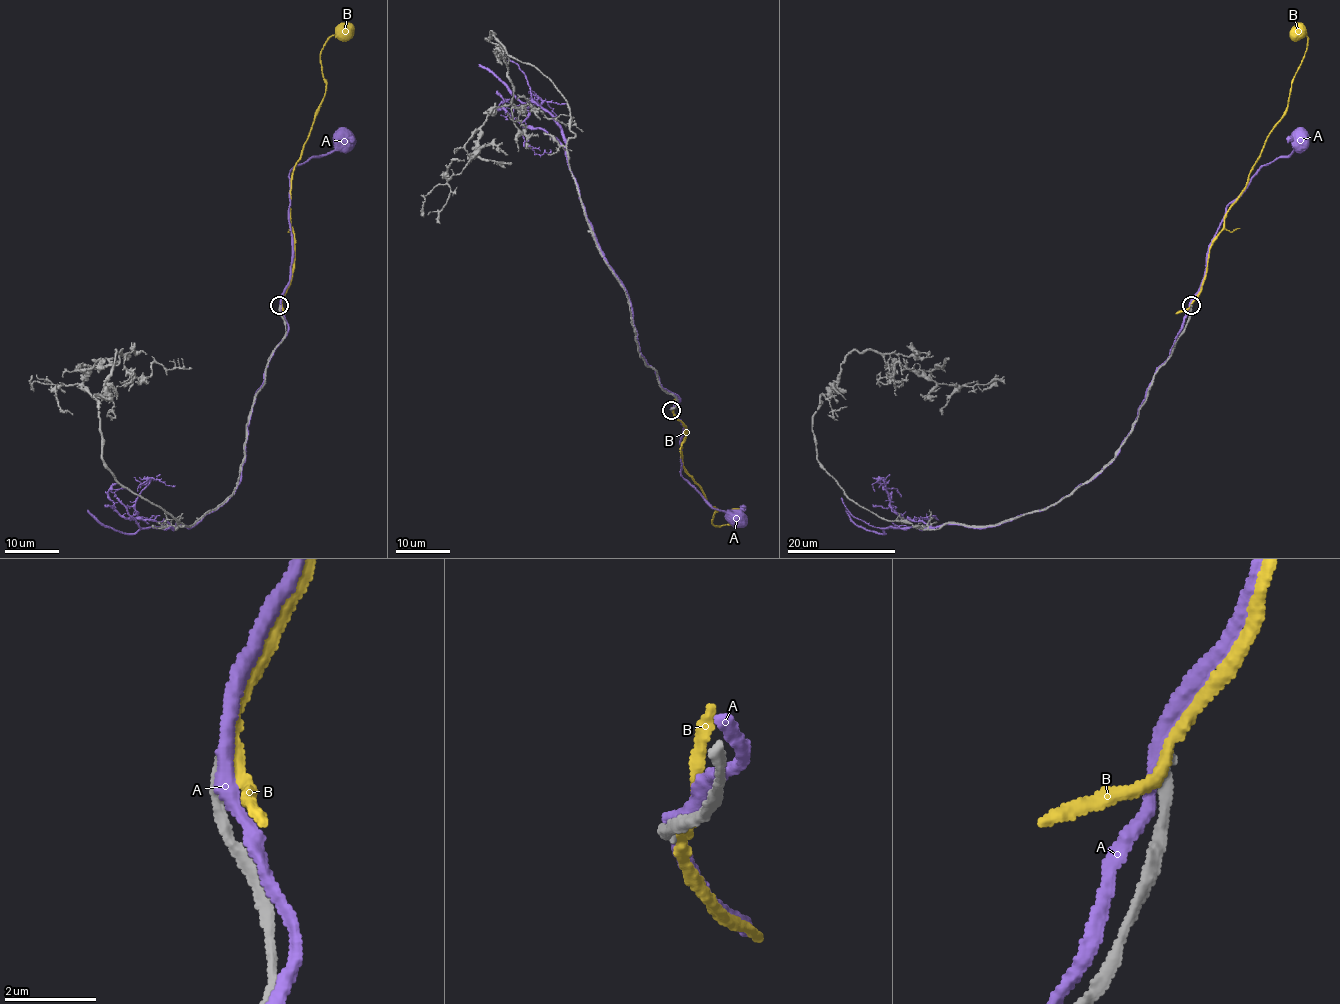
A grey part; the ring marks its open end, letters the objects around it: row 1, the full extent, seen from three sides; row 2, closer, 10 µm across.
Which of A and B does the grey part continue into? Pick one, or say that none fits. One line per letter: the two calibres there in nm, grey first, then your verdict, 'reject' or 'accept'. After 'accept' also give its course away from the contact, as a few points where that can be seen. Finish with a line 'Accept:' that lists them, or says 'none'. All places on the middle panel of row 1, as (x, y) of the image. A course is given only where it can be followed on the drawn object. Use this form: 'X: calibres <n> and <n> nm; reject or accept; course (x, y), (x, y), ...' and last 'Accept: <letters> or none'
A: calibres 260 and 320 nm; reject
B: calibres 200 and 240 nm; reject
Accept: none

